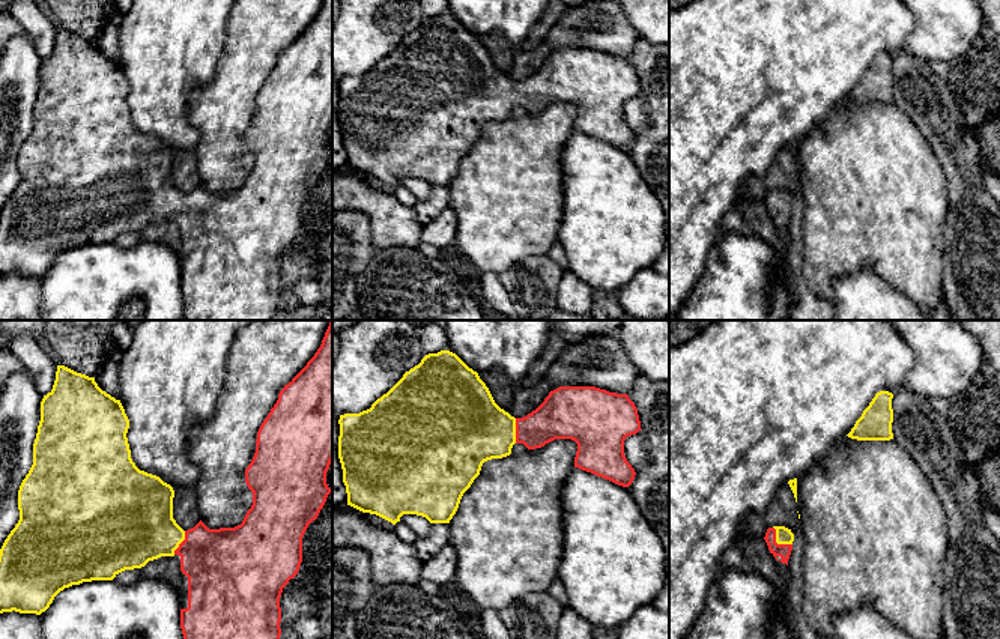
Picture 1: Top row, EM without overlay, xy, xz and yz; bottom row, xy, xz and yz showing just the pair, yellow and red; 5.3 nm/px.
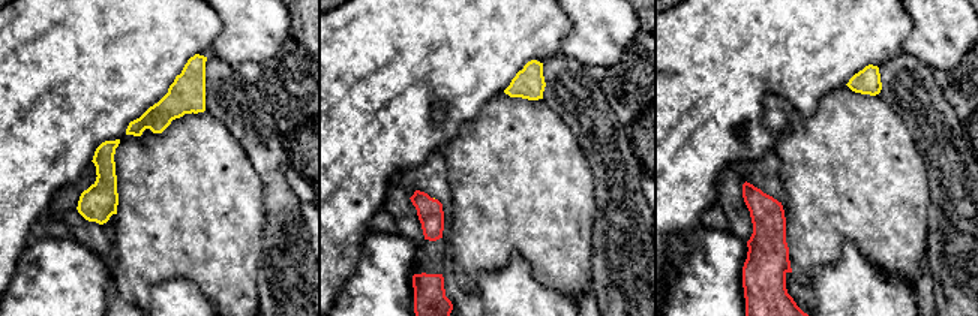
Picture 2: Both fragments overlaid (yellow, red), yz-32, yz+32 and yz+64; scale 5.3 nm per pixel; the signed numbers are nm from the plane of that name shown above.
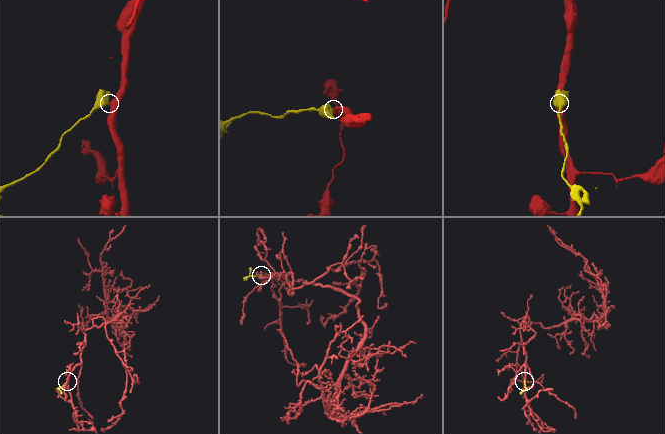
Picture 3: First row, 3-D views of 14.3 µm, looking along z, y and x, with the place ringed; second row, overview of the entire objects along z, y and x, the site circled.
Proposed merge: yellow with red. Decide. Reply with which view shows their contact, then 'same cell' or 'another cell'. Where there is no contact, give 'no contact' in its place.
meets yellow in yz; same cell

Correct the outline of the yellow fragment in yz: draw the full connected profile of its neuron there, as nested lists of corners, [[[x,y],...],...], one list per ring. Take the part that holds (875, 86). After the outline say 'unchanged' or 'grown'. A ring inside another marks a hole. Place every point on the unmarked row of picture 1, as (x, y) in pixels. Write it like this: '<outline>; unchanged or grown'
[[[889,54],[877,56],[869,69],[863,74],[862,80],[856,84],[854,90],[847,99],[857,104],[893,102],[892,62],[893,57]]]; unchanged

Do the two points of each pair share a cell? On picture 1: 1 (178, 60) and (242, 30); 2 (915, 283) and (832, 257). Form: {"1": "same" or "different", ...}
{"1": "different", "2": "same"}

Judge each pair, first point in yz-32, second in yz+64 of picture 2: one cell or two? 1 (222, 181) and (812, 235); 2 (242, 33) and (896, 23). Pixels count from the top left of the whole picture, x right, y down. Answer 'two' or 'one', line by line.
1: one
2: two

